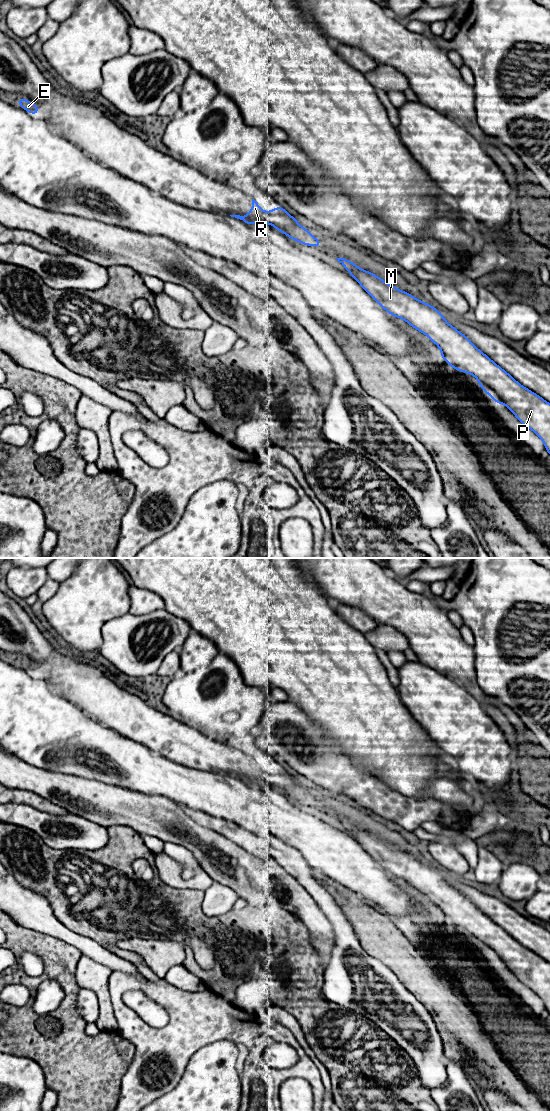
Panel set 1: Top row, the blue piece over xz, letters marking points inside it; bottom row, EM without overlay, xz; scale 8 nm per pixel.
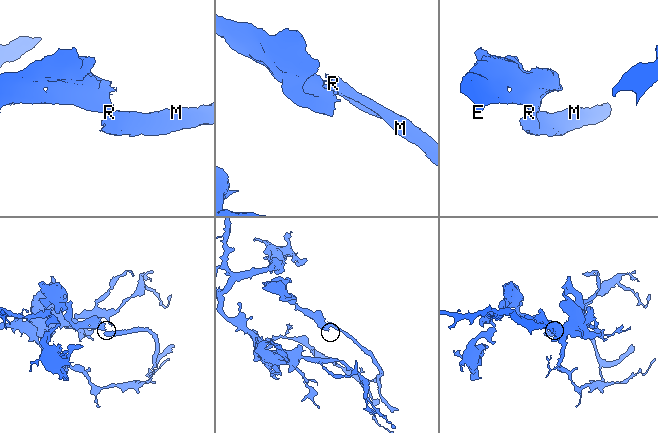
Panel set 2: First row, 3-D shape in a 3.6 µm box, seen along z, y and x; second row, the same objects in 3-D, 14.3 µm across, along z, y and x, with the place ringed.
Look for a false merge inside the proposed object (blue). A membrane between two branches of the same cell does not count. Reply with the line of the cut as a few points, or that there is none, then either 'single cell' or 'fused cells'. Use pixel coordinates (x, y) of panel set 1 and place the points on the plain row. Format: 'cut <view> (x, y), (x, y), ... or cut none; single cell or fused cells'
cut xz (245, 775), (259, 781); fused cells

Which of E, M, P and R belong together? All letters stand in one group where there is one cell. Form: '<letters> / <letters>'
E / M P R

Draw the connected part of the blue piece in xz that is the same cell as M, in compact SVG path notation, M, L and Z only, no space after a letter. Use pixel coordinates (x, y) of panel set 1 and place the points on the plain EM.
M336 819L383 869L389 874L405 880L410 886L429 897L441 909L442 919L448 922L453 929L475 936L484 952L496 963L505 964L523 985L537 994L543 1001L546 1012L550 1014L550 963L518 943L480 911L465 895L451 886L436 868L405 851L398 850L373 833L360 829L350 820Z

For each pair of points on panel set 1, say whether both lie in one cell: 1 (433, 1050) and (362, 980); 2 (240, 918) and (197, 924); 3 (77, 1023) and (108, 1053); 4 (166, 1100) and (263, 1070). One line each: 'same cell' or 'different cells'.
1: same cell
2: same cell
3: same cell
4: different cells

